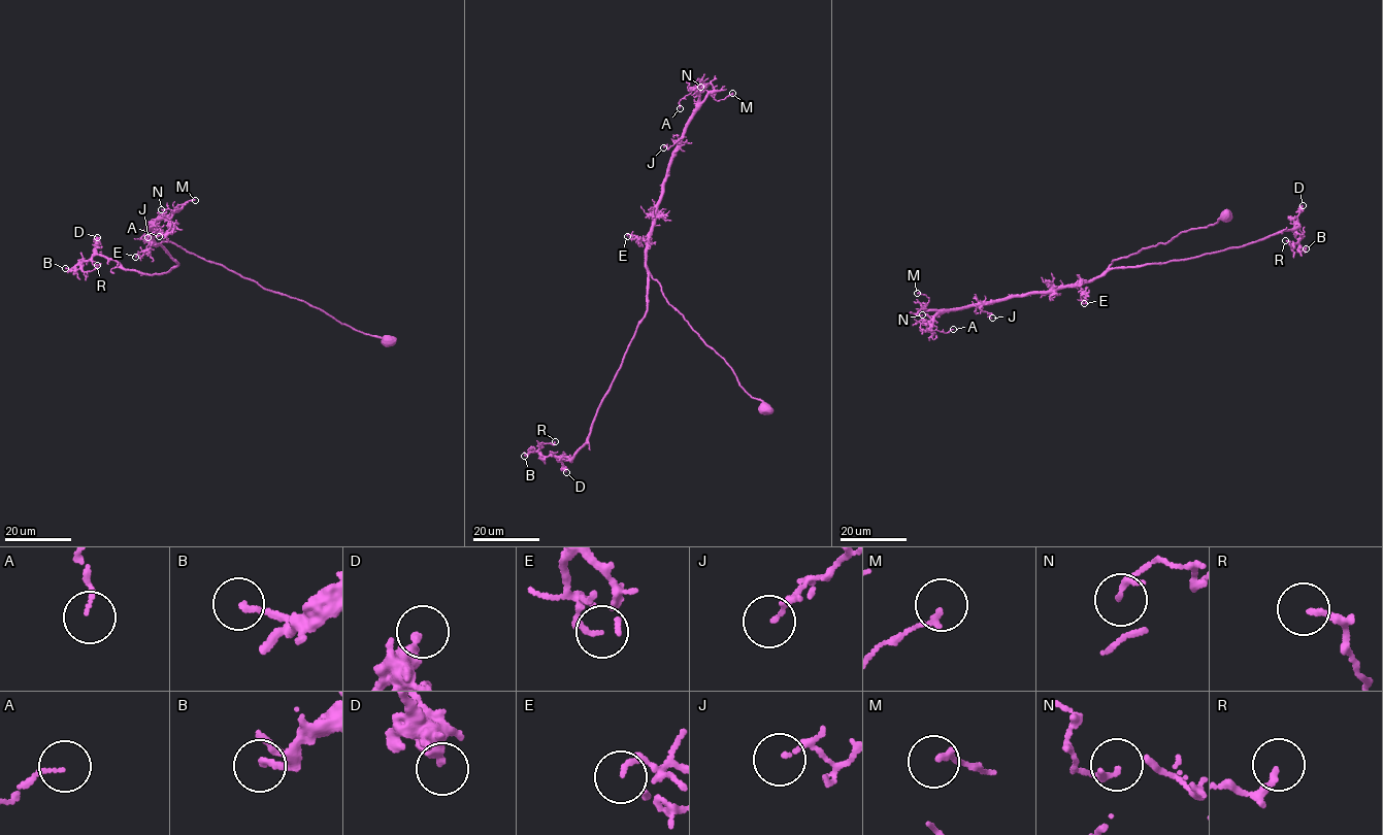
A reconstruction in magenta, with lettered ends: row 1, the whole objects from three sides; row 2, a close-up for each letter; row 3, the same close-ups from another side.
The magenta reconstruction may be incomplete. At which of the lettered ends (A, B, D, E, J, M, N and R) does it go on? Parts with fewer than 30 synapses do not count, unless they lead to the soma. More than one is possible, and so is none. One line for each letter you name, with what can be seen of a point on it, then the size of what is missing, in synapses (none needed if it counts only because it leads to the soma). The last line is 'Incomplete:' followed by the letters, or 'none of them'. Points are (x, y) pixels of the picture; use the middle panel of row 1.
Incomplete: none of them

